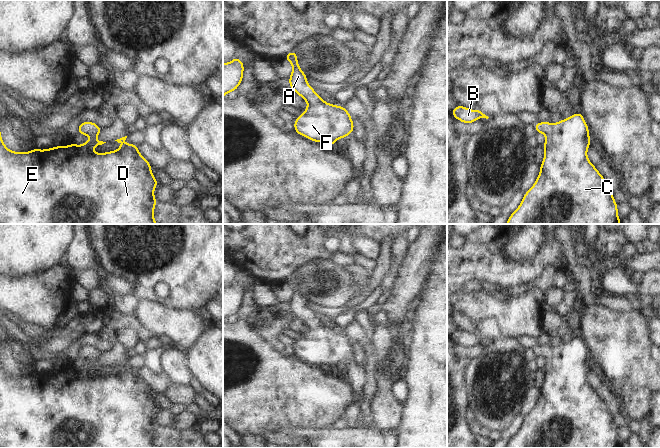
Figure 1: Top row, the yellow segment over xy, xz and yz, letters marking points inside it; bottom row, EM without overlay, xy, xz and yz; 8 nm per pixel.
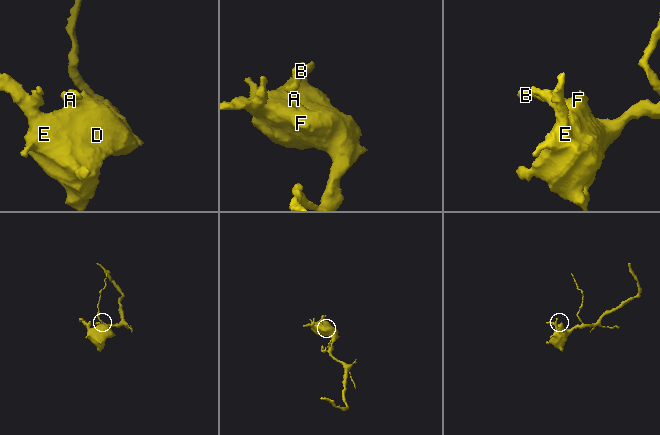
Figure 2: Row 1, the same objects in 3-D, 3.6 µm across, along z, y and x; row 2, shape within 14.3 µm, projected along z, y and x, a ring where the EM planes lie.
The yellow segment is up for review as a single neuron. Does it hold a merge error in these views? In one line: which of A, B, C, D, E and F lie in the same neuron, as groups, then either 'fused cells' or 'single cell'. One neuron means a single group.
A B C D E F; single cell

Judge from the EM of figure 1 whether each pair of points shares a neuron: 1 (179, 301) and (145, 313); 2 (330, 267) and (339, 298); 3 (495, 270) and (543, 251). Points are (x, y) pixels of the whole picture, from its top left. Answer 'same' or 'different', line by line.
1: different
2: same
3: same

